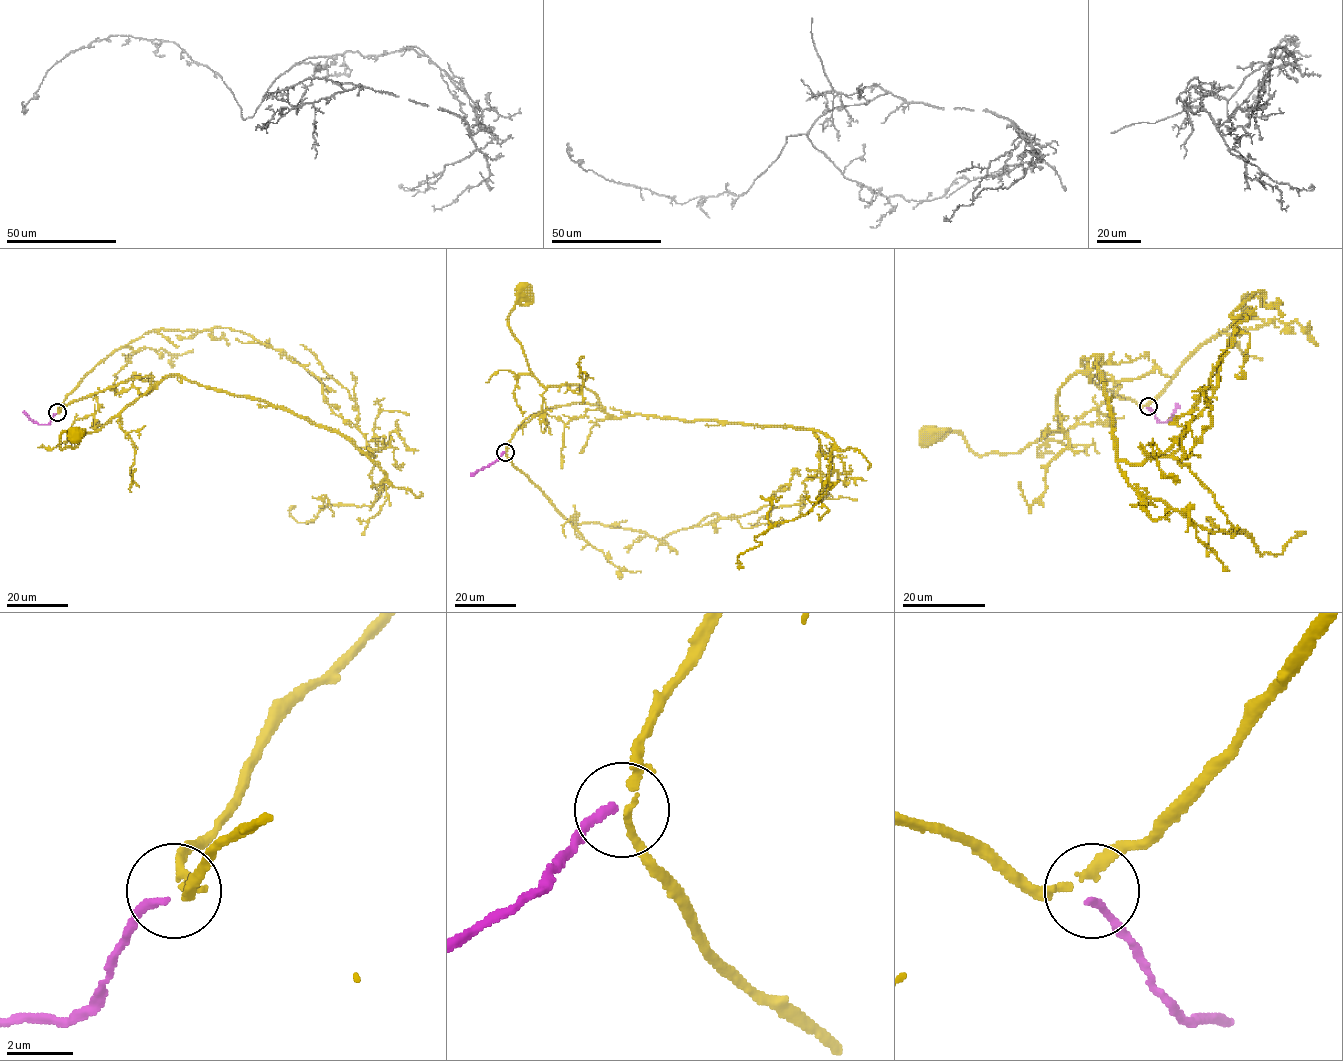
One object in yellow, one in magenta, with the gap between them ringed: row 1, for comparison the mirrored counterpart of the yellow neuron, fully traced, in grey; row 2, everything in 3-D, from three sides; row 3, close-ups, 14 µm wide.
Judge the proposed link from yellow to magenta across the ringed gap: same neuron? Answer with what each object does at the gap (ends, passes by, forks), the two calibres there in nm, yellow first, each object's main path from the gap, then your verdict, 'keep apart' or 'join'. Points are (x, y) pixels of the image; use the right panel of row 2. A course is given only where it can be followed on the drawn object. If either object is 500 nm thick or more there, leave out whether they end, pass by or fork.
yellow passes by | magenta ends | 200/240 nm | yellow via (1148, 405), (1104, 391), (1083, 357), (1059, 389), (1059, 431), (1018, 452), (929, 438) | magenta via (1148, 407), (1158, 421), (1167, 421), (1179, 405) | join

